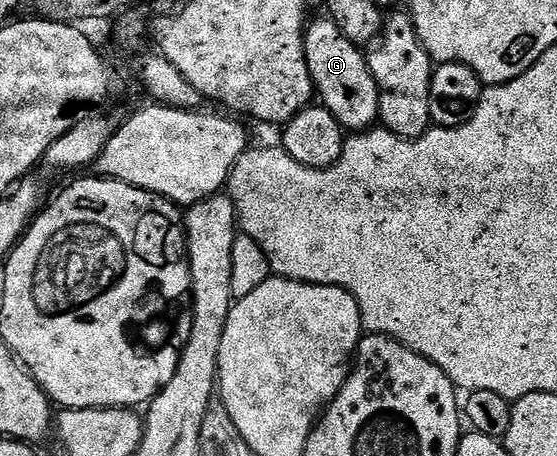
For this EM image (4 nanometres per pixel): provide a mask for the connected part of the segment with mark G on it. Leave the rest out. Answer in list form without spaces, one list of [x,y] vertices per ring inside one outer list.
[[[322,16],[310,23],[303,36],[305,60],[321,104],[347,132],[366,132],[379,122],[379,89],[367,63],[367,54],[337,28],[330,17]]]

